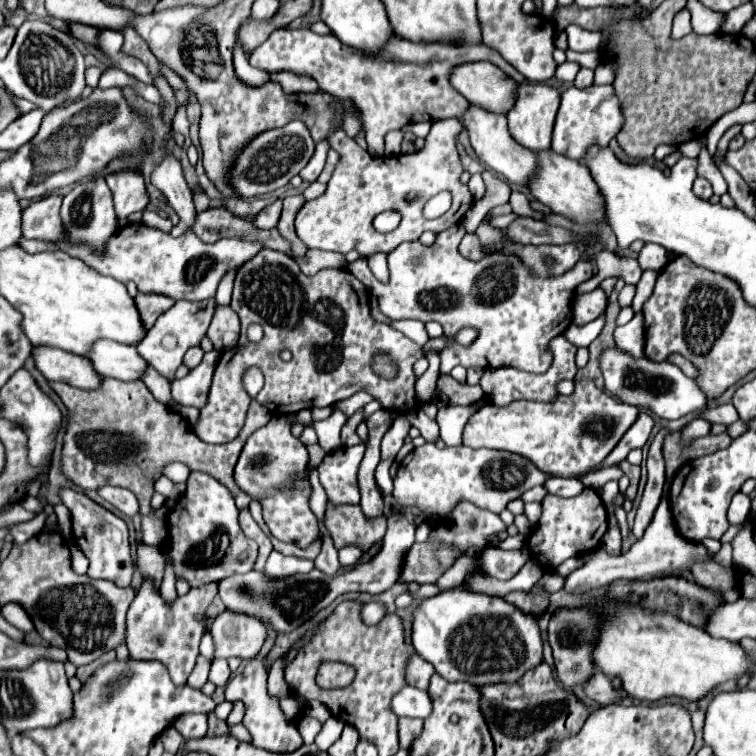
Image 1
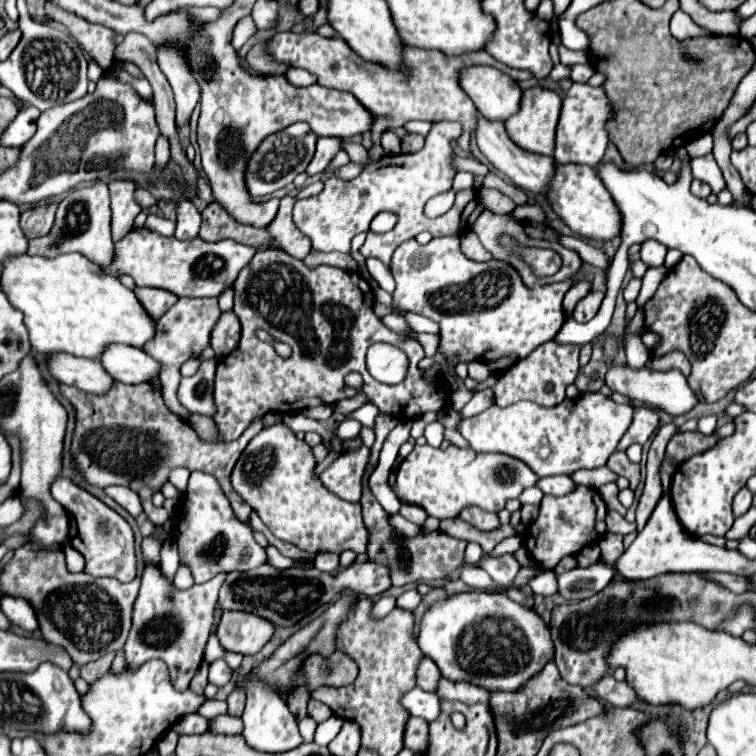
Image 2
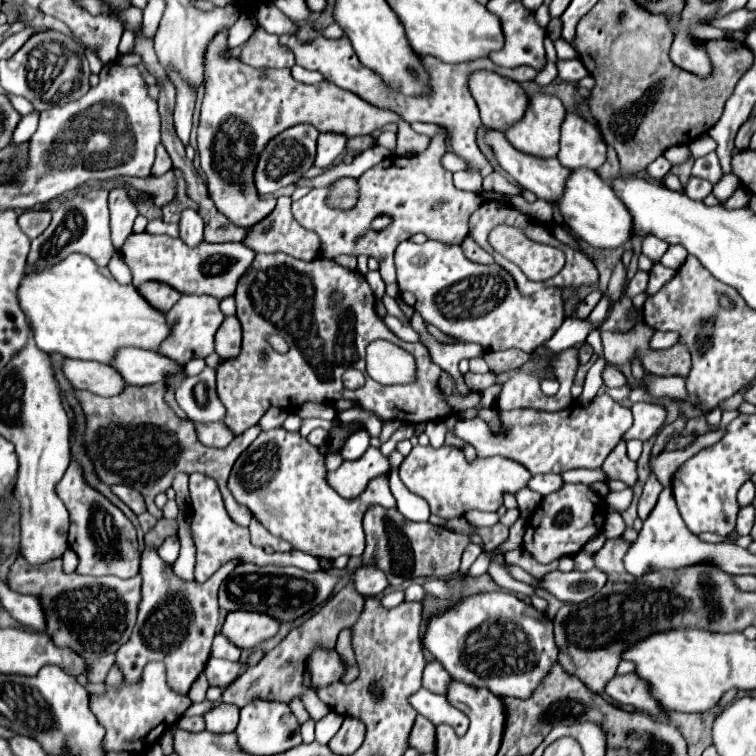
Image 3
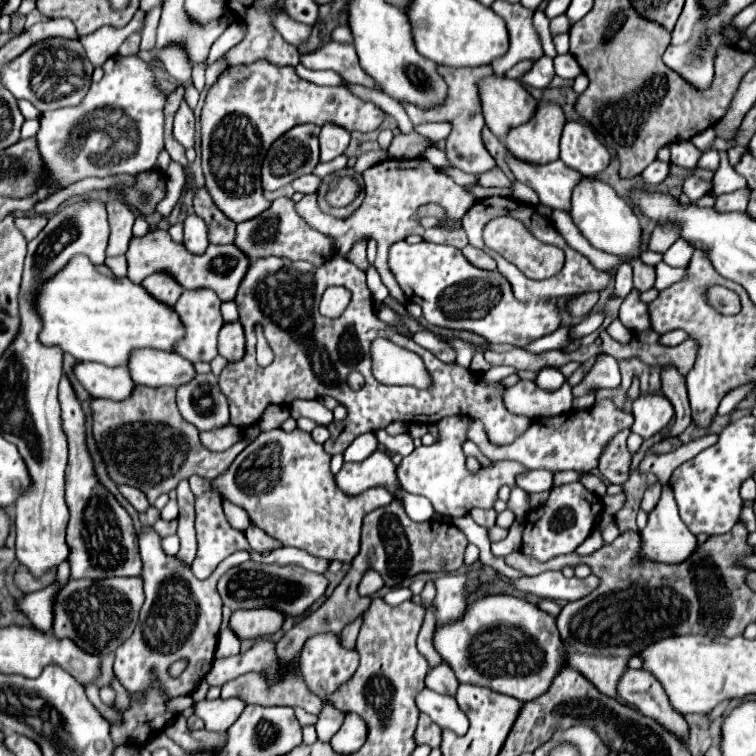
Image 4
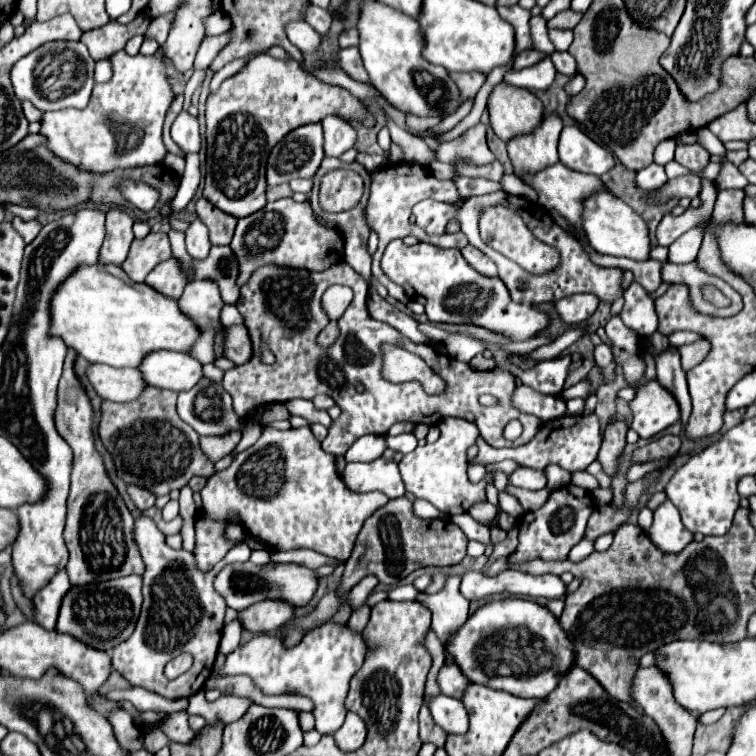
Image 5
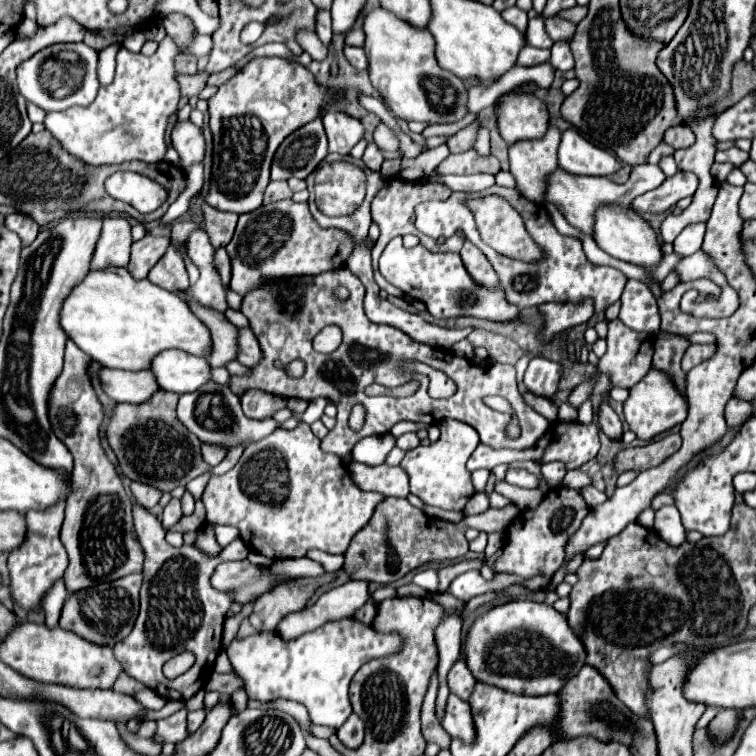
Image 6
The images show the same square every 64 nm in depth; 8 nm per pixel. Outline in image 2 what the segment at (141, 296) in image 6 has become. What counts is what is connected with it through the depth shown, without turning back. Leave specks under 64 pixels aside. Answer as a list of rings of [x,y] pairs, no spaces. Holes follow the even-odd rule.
[[[24,254],[8,258],[2,286],[8,300],[24,314],[32,348],[42,354],[64,352],[98,360],[108,344],[142,348],[156,336],[156,320],[144,312],[134,292],[82,254],[64,254],[58,258]]]

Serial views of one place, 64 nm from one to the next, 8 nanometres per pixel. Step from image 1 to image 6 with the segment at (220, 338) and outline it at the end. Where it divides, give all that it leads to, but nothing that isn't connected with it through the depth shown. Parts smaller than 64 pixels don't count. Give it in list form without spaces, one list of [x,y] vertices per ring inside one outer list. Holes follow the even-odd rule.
[[[240,328],[238,342],[240,342],[238,362],[242,362],[244,366],[250,366],[250,368],[256,366],[256,364],[260,364],[260,360],[264,358],[264,354],[262,354],[262,348],[260,348],[256,336],[250,332],[250,328]]]

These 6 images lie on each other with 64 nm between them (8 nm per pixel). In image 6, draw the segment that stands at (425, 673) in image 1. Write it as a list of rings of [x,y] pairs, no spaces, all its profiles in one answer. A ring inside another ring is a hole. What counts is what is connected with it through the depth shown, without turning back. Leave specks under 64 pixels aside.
[[[460,658],[452,666],[448,674],[448,686],[452,694],[456,694],[462,700],[468,700],[472,688],[476,686],[476,678],[472,678],[472,672],[468,672],[468,664],[464,664],[464,658]]]

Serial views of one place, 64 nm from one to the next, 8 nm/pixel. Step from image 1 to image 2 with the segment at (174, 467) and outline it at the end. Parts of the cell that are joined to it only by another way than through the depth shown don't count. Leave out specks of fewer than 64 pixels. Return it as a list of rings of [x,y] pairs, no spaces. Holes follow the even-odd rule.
[[[176,468],[176,470],[170,472],[168,480],[170,480],[170,484],[174,484],[180,490],[180,494],[184,494],[186,492],[186,484],[188,484],[188,476],[190,476],[190,472],[186,468]]]

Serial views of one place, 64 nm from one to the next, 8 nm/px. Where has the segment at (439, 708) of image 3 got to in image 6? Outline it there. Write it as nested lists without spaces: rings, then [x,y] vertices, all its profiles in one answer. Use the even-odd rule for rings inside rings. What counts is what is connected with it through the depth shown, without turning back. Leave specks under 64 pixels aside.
[[[454,694],[448,696],[446,716],[442,720],[442,726],[452,738],[460,738],[462,742],[470,744],[476,738],[476,726],[472,724],[472,710],[468,708],[468,702],[460,700]]]

